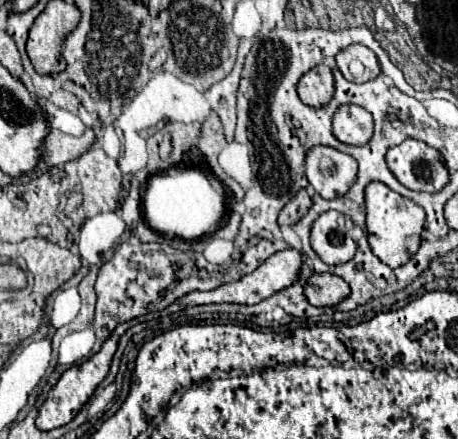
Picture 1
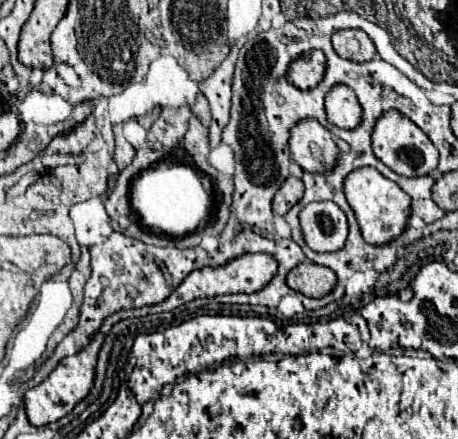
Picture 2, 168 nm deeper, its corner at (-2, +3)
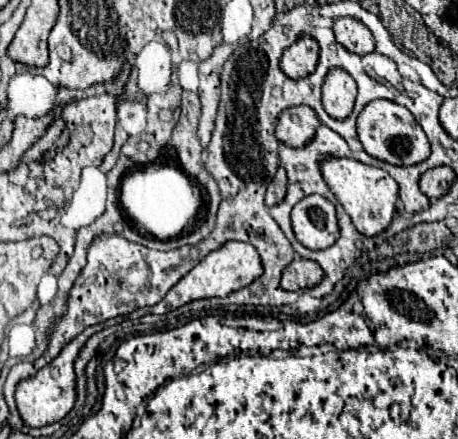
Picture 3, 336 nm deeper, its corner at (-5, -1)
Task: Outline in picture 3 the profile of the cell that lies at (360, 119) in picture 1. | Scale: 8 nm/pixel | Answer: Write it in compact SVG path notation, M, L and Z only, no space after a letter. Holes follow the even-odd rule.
M342 68L328 70L324 86L322 86L324 110L332 118L342 120L342 118L350 116L352 106L354 106L354 96L356 96L356 82L354 82L354 78Z

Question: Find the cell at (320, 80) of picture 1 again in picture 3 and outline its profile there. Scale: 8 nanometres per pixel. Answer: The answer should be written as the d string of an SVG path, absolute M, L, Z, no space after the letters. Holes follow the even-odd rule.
M300 36L288 46L280 58L280 68L290 78L302 78L314 72L318 64L318 42L310 36Z

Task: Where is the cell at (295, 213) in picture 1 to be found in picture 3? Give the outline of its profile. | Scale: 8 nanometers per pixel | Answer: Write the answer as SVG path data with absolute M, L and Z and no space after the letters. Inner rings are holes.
M280 166L276 170L276 176L272 178L272 182L266 188L266 198L264 198L266 206L274 206L274 204L282 202L284 194L286 194L286 170Z

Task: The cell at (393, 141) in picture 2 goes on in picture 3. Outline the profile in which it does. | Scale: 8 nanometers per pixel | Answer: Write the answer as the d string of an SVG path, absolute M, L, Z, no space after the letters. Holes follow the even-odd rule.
M380 98L368 102L356 118L356 134L370 156L384 160L388 164L410 166L426 160L426 156L430 154L430 142L420 124L414 120L412 112L392 100Z

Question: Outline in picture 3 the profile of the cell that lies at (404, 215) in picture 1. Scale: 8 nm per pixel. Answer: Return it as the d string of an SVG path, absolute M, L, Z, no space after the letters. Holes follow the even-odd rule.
M330 156L320 162L320 172L330 192L336 196L336 200L344 206L344 210L352 218L352 224L356 226L358 232L362 232L364 236L376 236L388 228L388 224L396 214L398 184L386 170L362 164L354 158Z

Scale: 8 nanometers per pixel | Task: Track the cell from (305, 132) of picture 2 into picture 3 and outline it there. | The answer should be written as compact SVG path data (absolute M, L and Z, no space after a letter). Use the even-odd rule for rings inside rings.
M292 106L278 114L276 120L276 138L284 144L298 148L312 140L320 120L310 106Z

